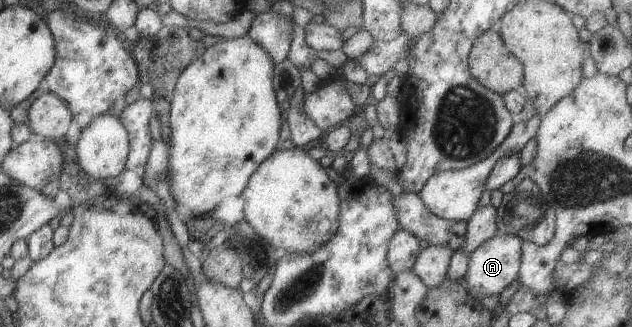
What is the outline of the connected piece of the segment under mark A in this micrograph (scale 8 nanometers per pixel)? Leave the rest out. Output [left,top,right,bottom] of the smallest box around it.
[462,233,523,297]

